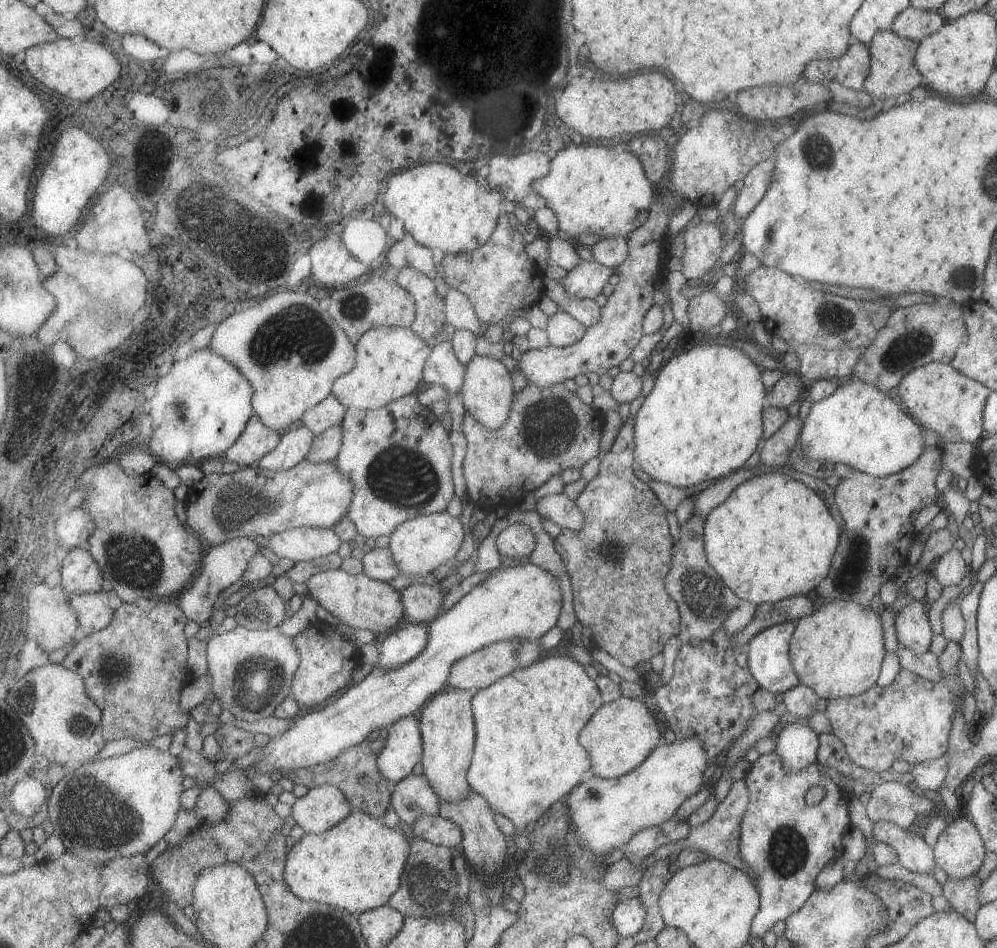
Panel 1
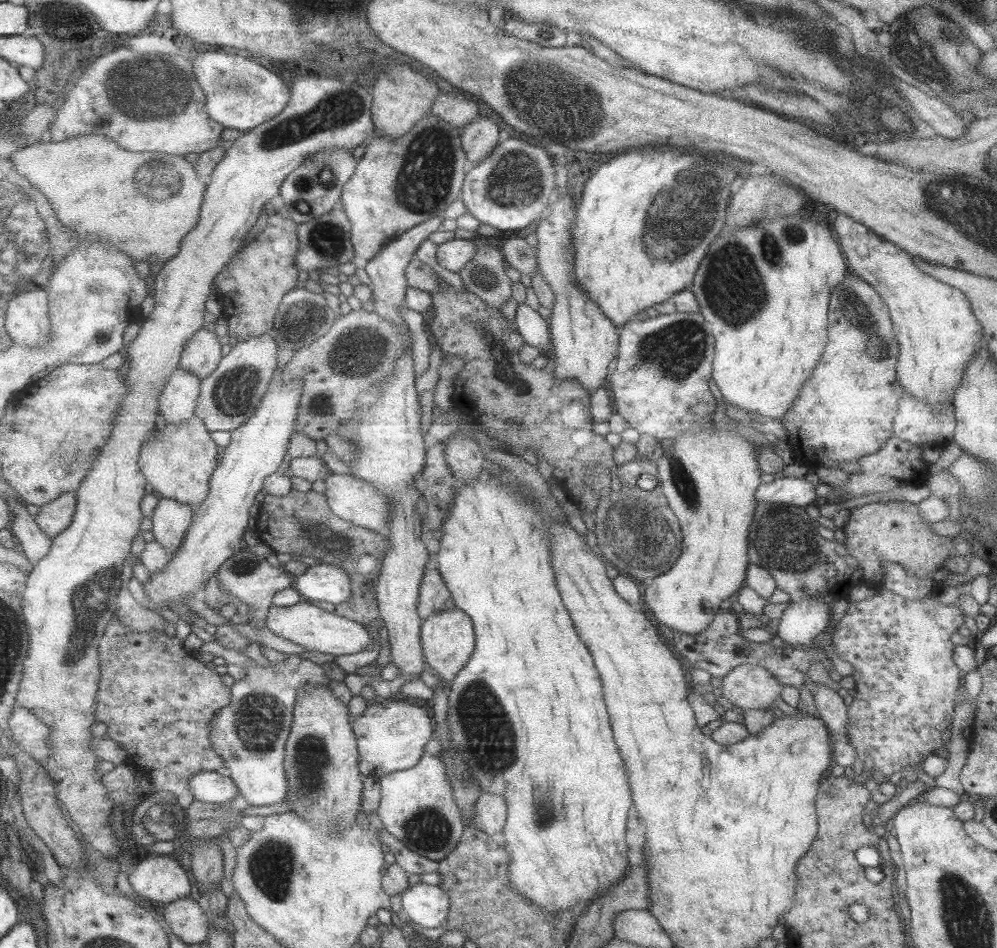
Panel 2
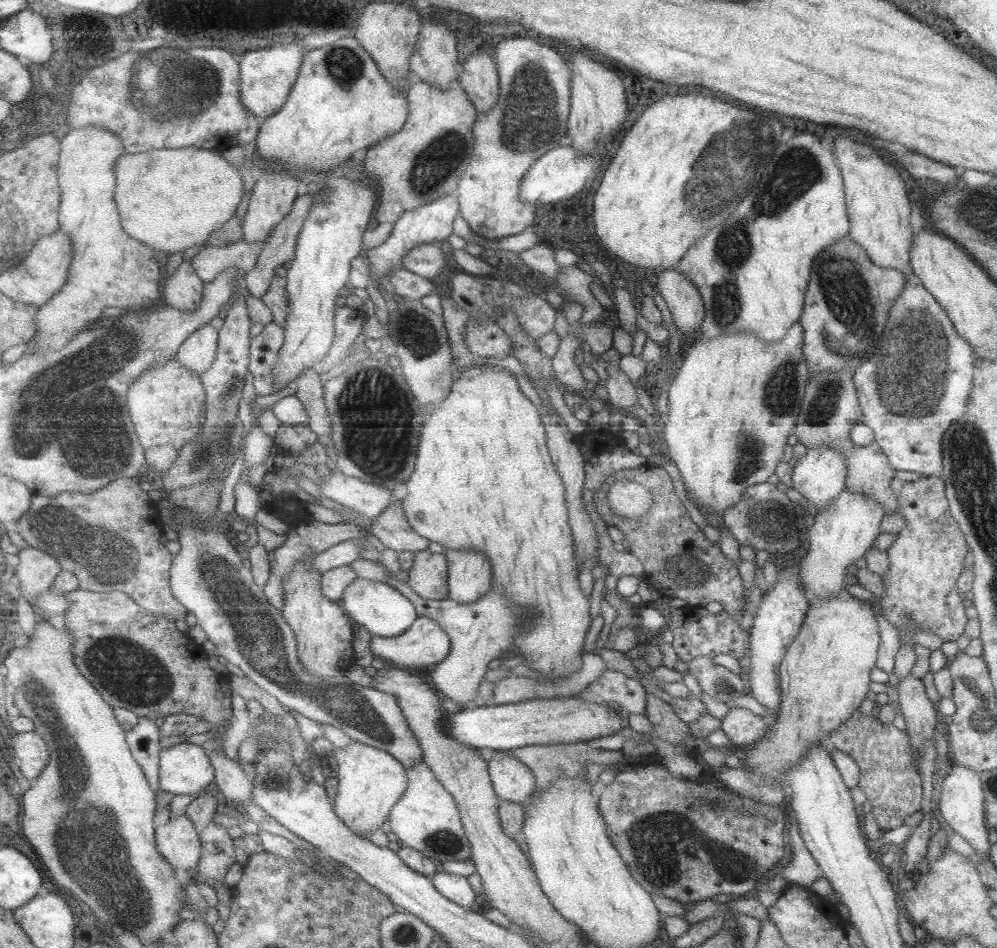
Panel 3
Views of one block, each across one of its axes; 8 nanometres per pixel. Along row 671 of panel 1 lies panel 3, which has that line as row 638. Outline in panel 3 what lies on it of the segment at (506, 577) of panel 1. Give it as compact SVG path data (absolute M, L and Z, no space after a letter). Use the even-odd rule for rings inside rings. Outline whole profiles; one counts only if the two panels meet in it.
M419 617L415 624L401 636L383 638L372 635L370 649L374 656L383 658L386 664L399 666L400 669L419 669L423 666L429 666L429 664L443 662L451 652L452 638L437 621L429 617Z

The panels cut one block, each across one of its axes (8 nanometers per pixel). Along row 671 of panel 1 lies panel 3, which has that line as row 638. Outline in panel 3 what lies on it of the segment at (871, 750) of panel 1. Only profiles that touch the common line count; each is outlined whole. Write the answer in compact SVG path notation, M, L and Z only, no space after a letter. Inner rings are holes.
M894 471L890 488L897 498L896 512L905 518L904 526L886 551L890 568L888 574L881 577L885 593L883 597L875 596L881 610L875 610L874 605L867 602L864 604L897 627L900 645L909 641L909 629L913 627L929 630L943 642L955 641L963 635L968 621L966 608L956 588L968 547L948 509L943 479L909 471Z

